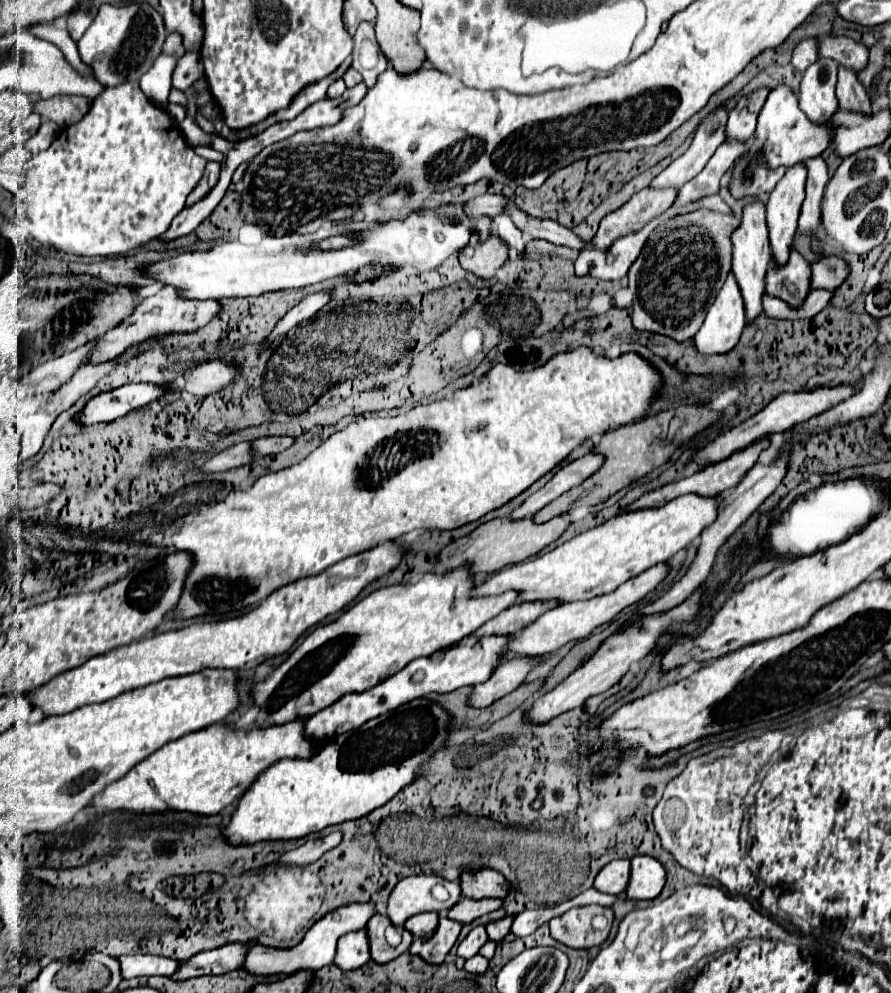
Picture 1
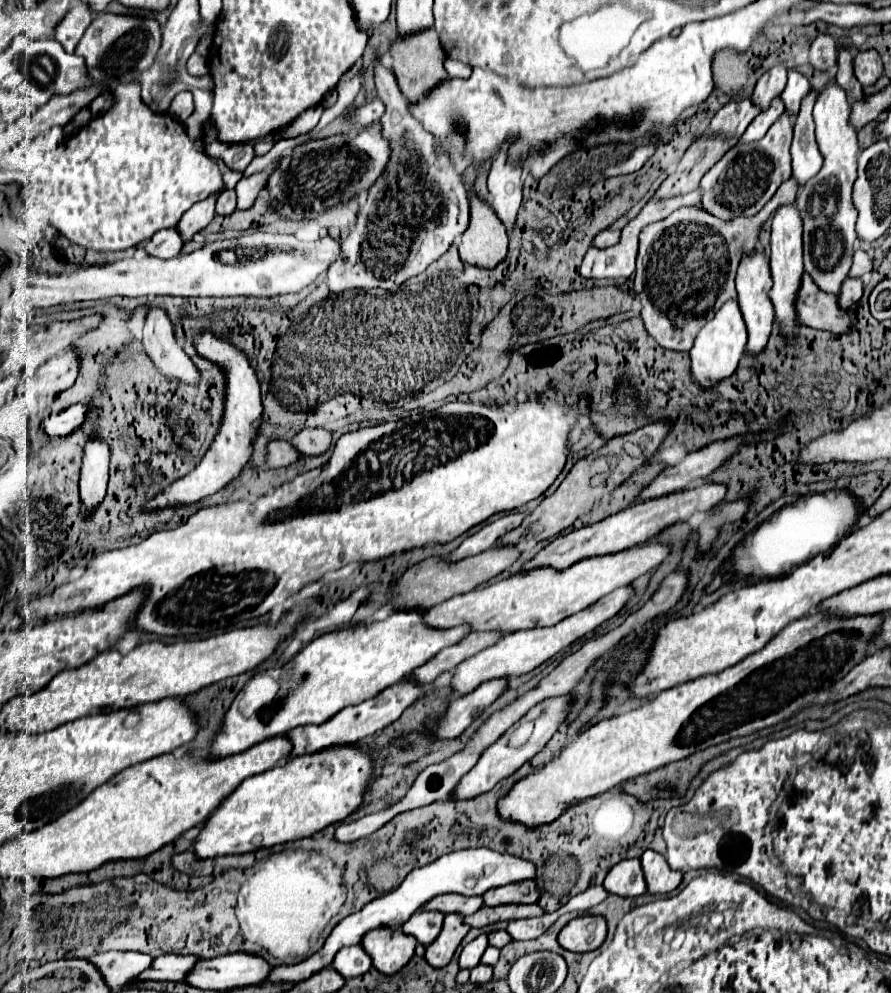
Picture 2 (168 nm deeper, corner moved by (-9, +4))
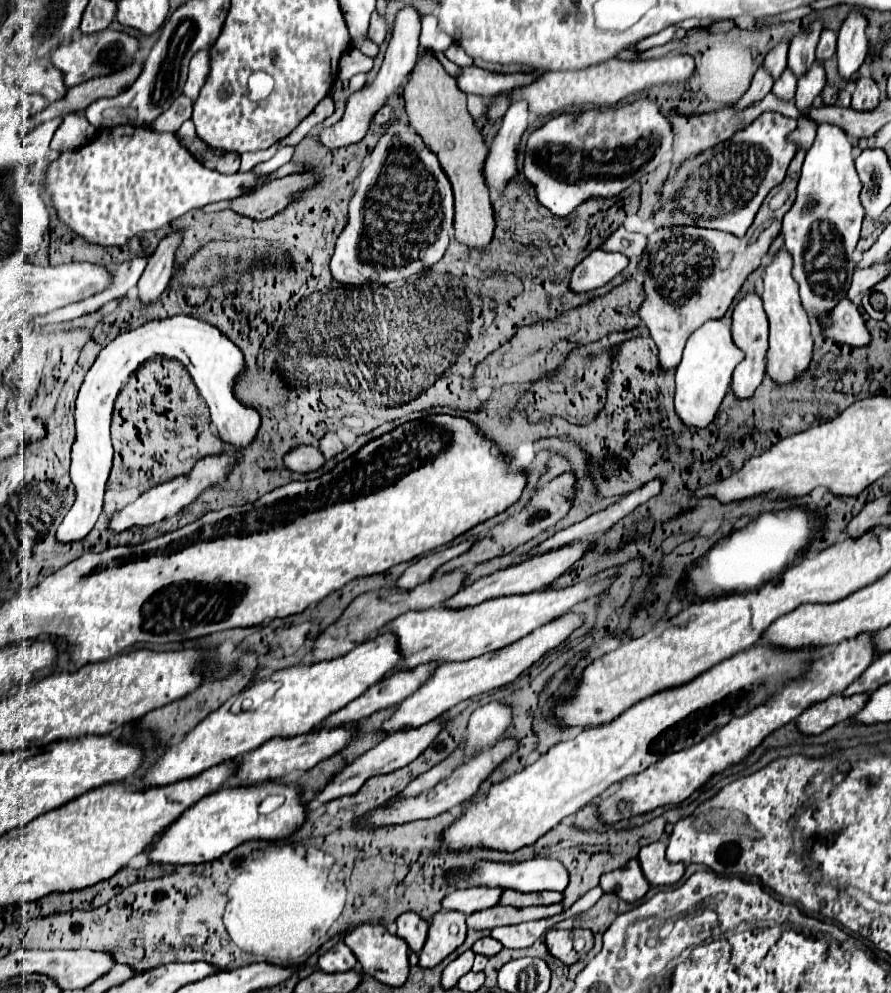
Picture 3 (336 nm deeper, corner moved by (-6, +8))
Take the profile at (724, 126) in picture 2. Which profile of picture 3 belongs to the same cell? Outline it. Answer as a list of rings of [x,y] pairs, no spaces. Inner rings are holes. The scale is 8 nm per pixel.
[[[759,68],[753,76],[753,82],[751,82],[749,90],[741,96],[741,100],[733,106],[733,110],[741,112],[741,110],[749,108],[751,104],[761,102],[761,98],[765,98],[771,92],[771,86],[773,86],[773,78],[769,78],[769,74],[765,74],[765,70]]]

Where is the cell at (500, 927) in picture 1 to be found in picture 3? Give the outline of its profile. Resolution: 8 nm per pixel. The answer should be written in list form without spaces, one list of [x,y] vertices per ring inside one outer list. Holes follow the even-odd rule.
[[[491,936],[479,938],[479,940],[473,944],[473,952],[475,952],[475,954],[485,954],[485,956],[493,956],[493,954],[497,954],[501,948],[503,948],[503,944],[501,944],[501,942],[495,942]]]

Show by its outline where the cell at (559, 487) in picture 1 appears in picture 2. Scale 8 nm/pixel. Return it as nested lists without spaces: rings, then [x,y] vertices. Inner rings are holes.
[[[508,514],[488,526],[484,526],[480,532],[476,532],[474,536],[468,536],[454,552],[450,552],[444,560],[446,562],[458,562],[462,558],[468,558],[468,556],[476,556],[484,550],[488,550],[490,546],[494,546],[506,532],[510,532],[512,528],[520,526],[522,522],[522,516],[520,514]]]

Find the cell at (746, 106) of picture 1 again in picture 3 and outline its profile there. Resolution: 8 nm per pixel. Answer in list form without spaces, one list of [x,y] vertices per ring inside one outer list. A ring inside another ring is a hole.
[[[781,42],[763,60],[763,68],[771,74],[773,80],[779,80],[779,76],[785,70],[785,54],[787,54],[787,48],[789,48],[787,42]]]

